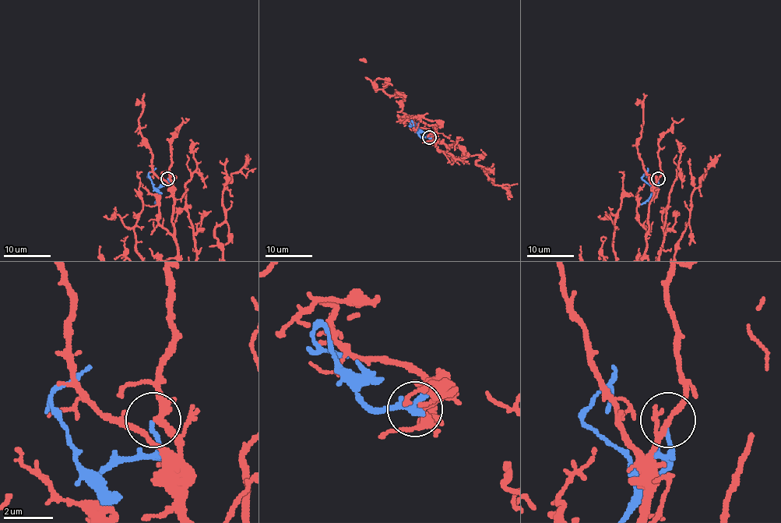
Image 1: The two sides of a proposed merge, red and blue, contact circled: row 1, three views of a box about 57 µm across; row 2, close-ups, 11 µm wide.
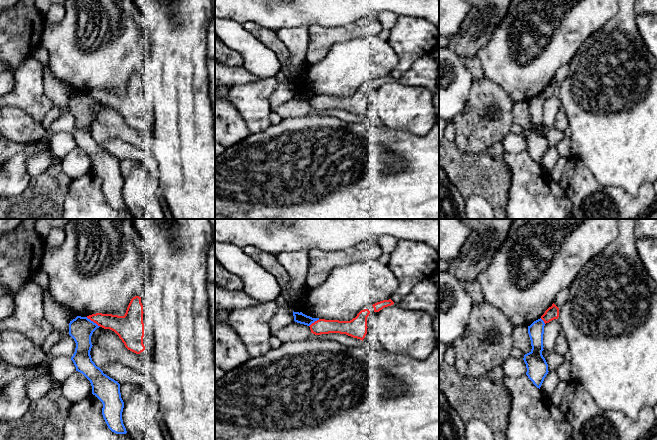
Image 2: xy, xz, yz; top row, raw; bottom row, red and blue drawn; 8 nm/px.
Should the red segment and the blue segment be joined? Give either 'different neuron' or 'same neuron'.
different neuron

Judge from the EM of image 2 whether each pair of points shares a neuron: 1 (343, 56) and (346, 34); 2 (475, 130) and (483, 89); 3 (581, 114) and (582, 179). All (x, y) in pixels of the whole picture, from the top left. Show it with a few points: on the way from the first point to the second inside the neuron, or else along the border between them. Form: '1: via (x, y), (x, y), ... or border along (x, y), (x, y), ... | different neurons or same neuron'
1: border along (368, 34), (338, 41), (326, 54) | different neurons
2: via (480, 120), (480, 116), (483, 113), (483, 99) | same neuron
3: border along (590, 171), (600, 184), (609, 186) | different neurons

